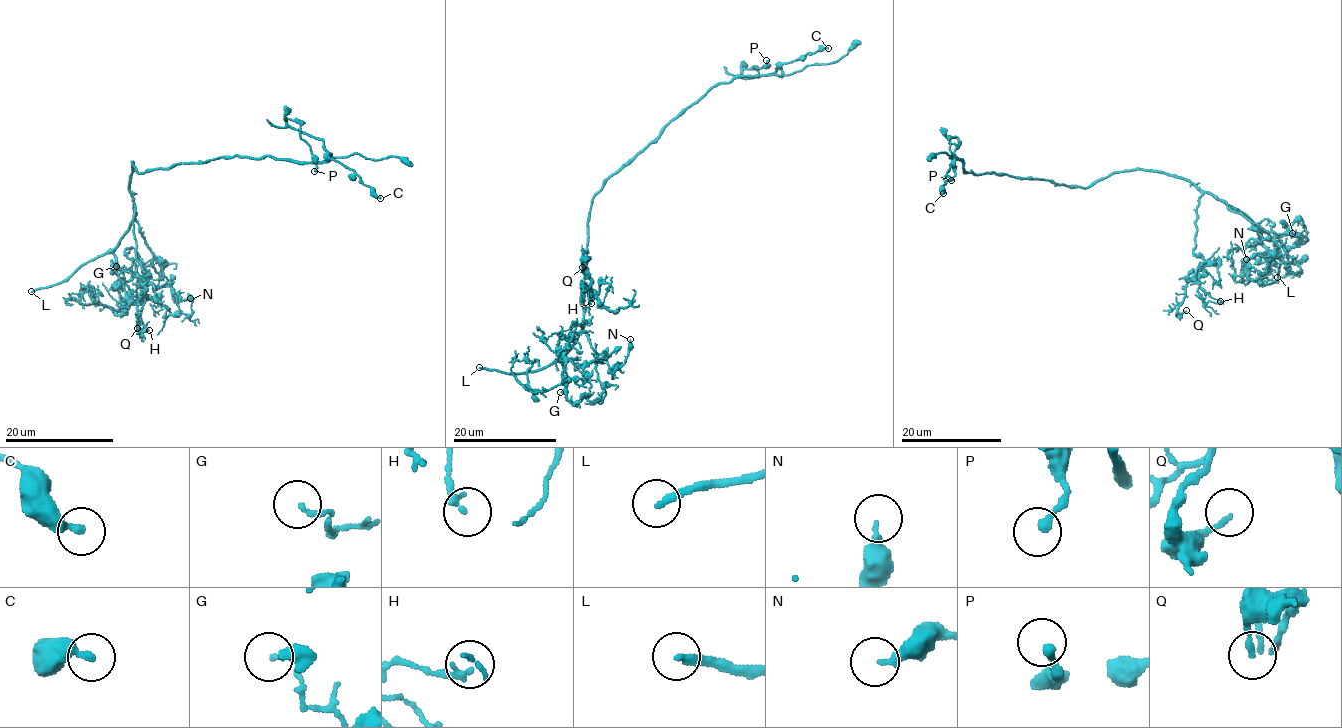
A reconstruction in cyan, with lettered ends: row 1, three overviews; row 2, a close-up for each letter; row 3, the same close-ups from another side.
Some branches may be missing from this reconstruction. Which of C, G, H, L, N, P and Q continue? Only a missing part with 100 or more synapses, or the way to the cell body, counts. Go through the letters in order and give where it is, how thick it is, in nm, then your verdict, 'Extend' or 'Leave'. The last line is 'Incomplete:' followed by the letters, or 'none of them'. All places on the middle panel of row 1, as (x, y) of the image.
C: Place: (828, 48). Thickness 360 nm. Leave
G: Place: (560, 392). Thickness 130 nm. Leave
H: Place: (591, 303). Thickness 200 nm. Leave
L: Place: (479, 367). Thickness 240 nm. Extend
N: Place: (630, 339). Thickness 260 nm. Leave
P: Place: (766, 60). Thickness 240 nm. Leave
Q: Place: (582, 267). Thickness 140 nm. Leave
Incomplete: L

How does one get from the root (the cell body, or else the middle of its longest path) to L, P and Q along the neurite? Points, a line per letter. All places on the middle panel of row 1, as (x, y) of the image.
L: (593, 197), (581, 290), (582, 330), (576, 344), (546, 366), (532, 371), (515, 374), (479, 367)
P: (593, 197), (713, 87), (743, 76), (781, 76), (779, 68), (743, 77), (745, 68), (768, 65), (766, 60)
Q: (593, 197), (581, 290), (584, 309), (583, 291), (587, 287), (592, 296), (583, 270), (588, 257), (582, 267)

